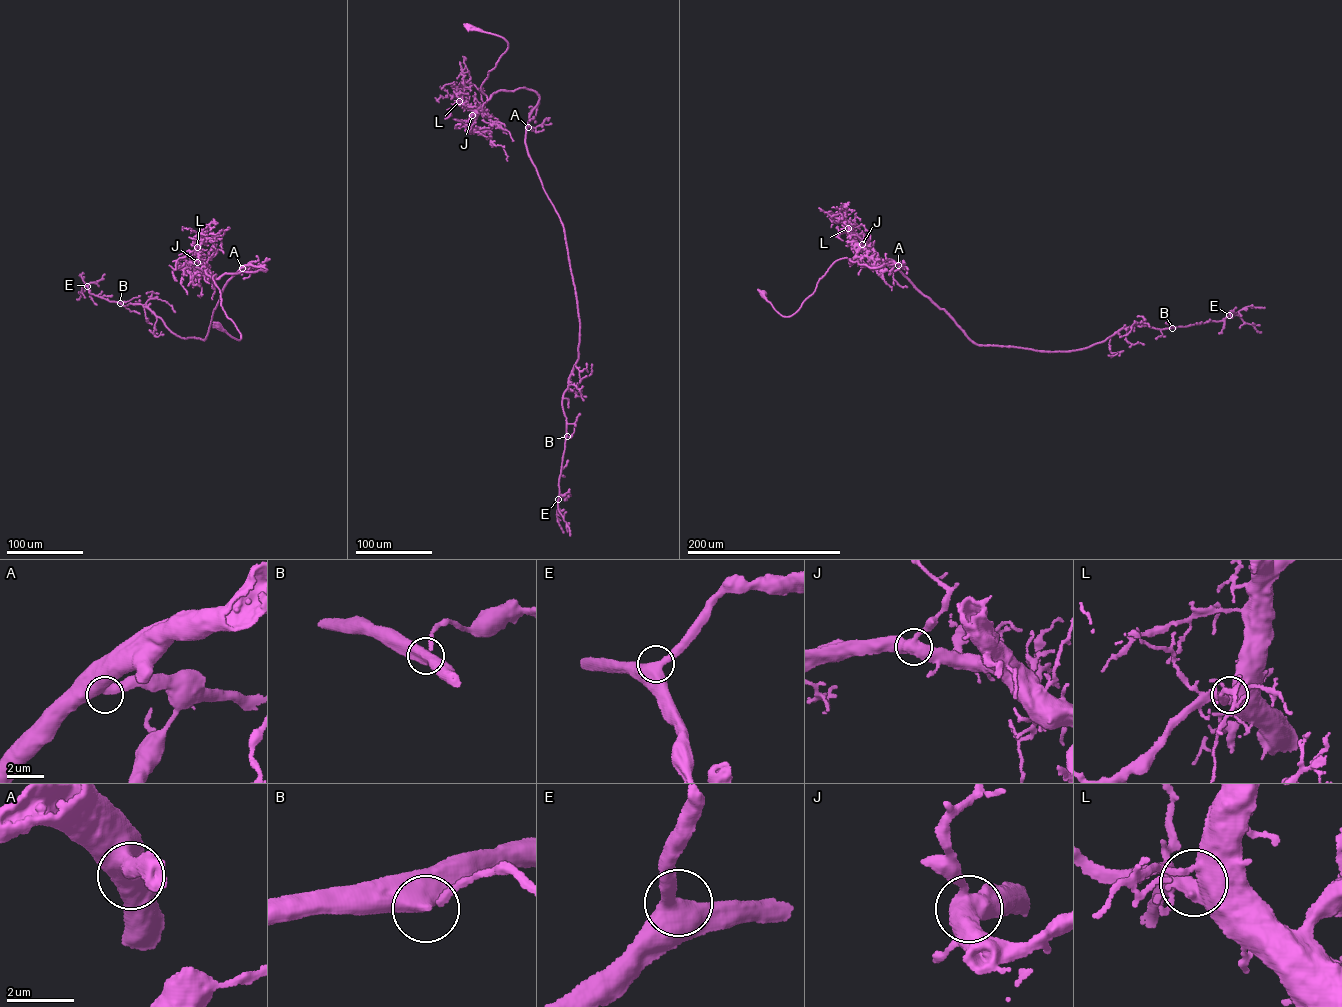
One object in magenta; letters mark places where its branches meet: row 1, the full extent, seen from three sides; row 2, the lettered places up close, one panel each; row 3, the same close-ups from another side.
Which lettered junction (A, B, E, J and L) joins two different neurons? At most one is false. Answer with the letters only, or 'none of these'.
none of these

